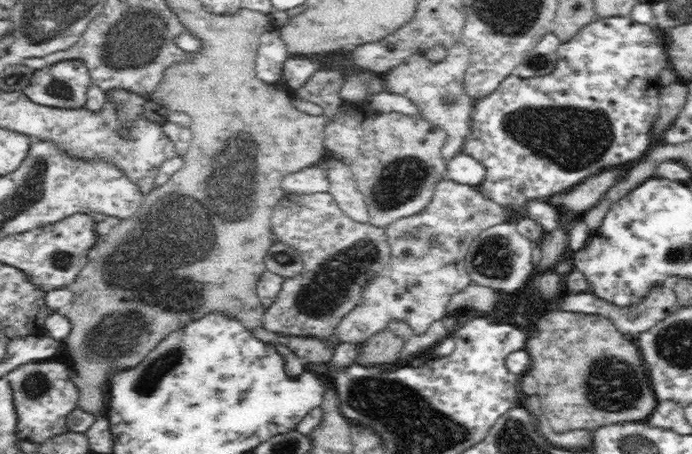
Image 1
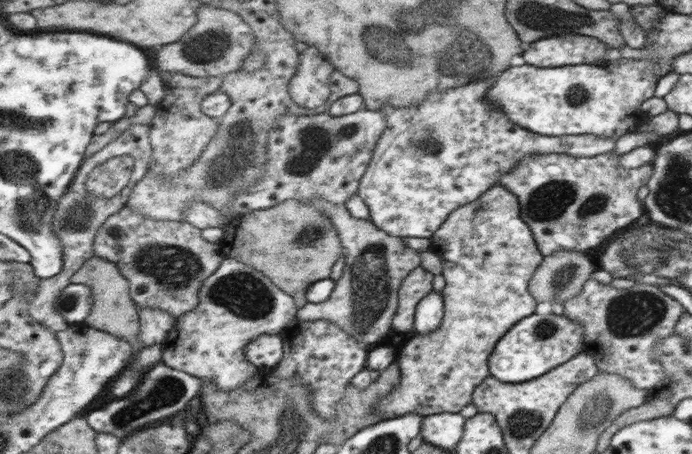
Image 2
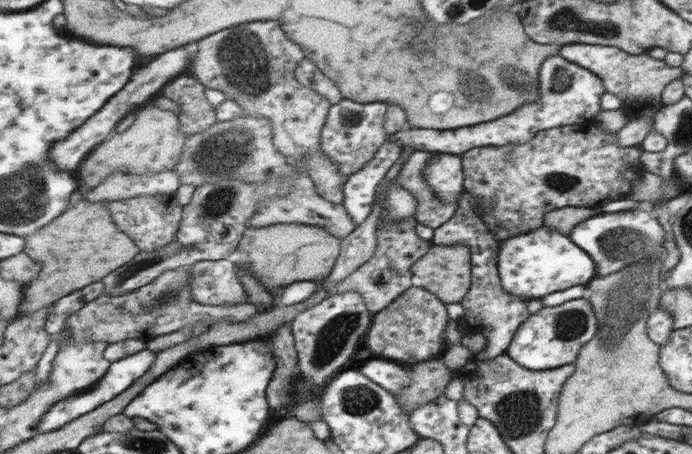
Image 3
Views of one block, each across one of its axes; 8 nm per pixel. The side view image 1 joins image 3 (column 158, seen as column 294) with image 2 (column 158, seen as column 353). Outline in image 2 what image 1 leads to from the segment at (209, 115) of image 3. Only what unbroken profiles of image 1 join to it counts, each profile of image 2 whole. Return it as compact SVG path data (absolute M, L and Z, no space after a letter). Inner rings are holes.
M172 73L165 83L165 96L157 105L156 116L149 124L150 144L154 145L154 164L150 170L160 173L160 179L172 177L194 165L202 151L212 141L219 122L201 111L205 96L221 90L223 76L196 78Z

